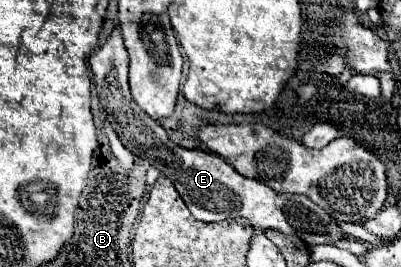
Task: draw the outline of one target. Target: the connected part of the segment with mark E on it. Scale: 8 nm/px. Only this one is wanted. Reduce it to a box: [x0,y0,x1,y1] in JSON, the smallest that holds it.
[90,30,344,246]

